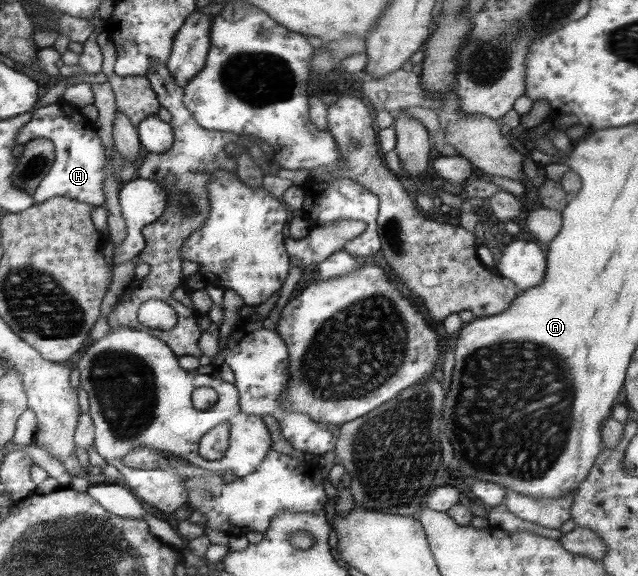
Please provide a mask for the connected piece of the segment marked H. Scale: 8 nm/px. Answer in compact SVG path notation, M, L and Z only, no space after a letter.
M61 98L35 110L31 123L27 123L17 134L17 144L26 145L35 138L51 140L55 148L55 164L37 186L32 196L35 203L50 201L54 197L67 197L95 207L101 207L106 202L103 190L106 175L105 148L93 124L83 118L78 107L71 106Z

